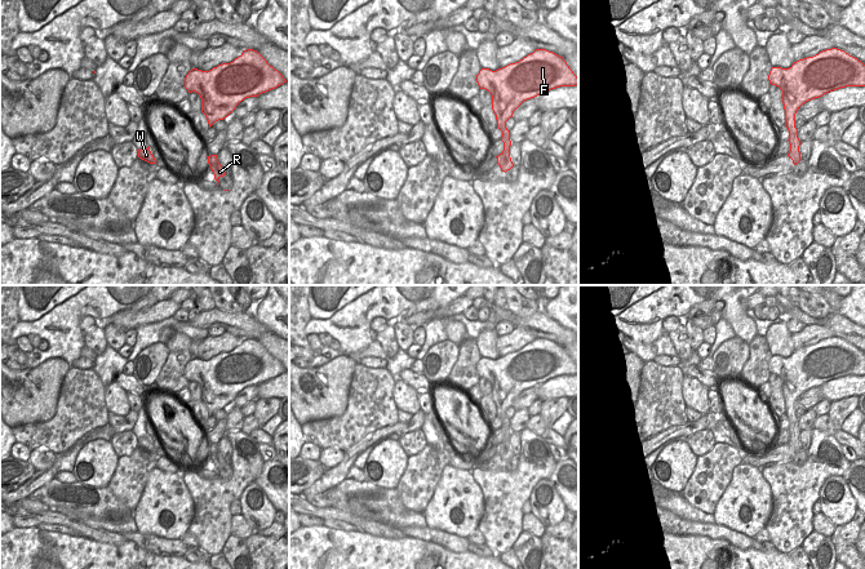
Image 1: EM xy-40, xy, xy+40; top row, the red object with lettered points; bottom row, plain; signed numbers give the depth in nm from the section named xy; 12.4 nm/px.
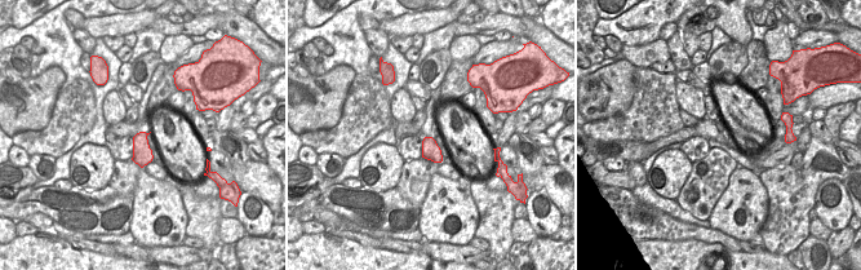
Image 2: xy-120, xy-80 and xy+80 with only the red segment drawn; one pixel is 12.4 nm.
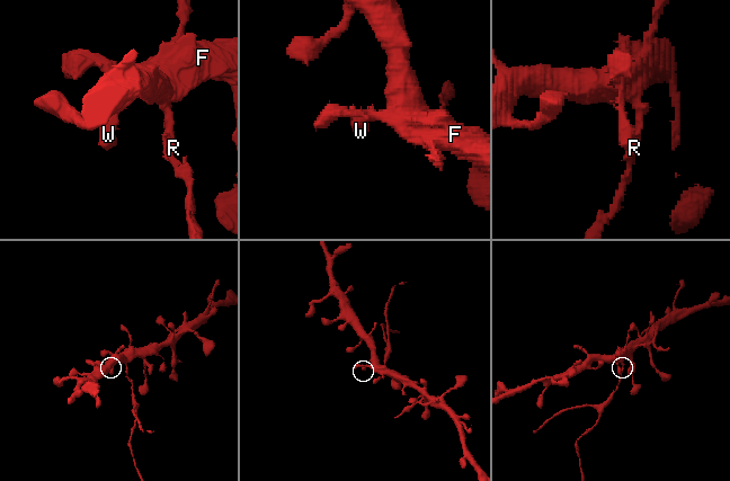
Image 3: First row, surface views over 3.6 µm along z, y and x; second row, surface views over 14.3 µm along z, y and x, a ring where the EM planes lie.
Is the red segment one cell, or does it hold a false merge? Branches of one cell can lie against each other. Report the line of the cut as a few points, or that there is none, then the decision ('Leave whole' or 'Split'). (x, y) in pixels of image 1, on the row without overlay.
Split along xy+40 (795, 417), (795, 425), (792, 429). Split

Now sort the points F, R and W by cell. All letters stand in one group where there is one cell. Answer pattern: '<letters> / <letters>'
F W / R

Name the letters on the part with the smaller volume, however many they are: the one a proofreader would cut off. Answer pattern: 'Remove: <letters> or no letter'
Remove: R

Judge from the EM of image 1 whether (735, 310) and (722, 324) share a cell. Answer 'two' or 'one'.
two

